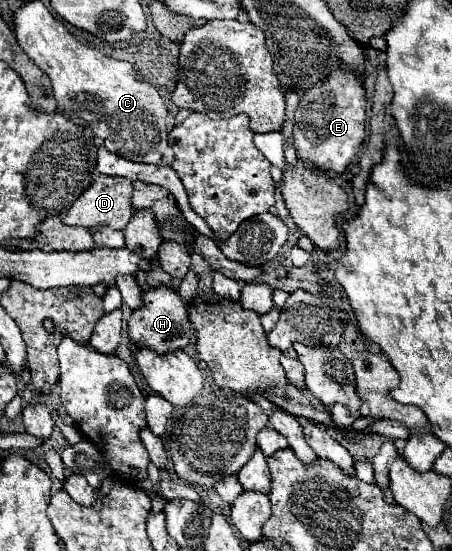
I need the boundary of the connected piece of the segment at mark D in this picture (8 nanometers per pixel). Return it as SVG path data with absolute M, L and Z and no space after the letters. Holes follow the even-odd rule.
M96 173L94 179L102 179L100 183L92 183L76 201L74 205L60 215L62 223L70 227L86 227L90 233L96 233L98 227L112 227L116 231L124 231L124 227L130 223L132 217L132 207L130 207L130 195L132 195L132 183L126 181L124 177L110 177L110 175L100 175ZM112 179L124 179L120 183L114 183Z

